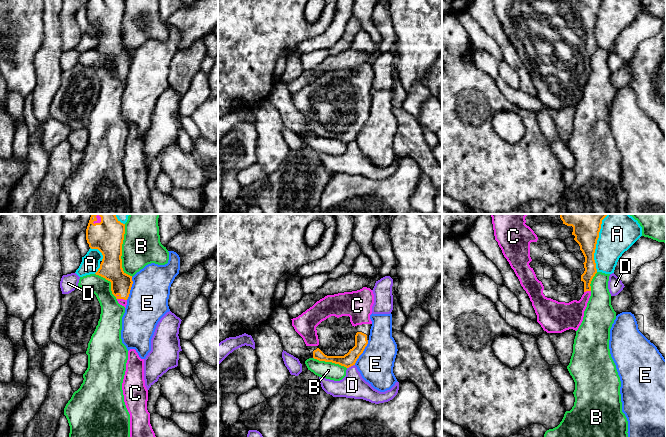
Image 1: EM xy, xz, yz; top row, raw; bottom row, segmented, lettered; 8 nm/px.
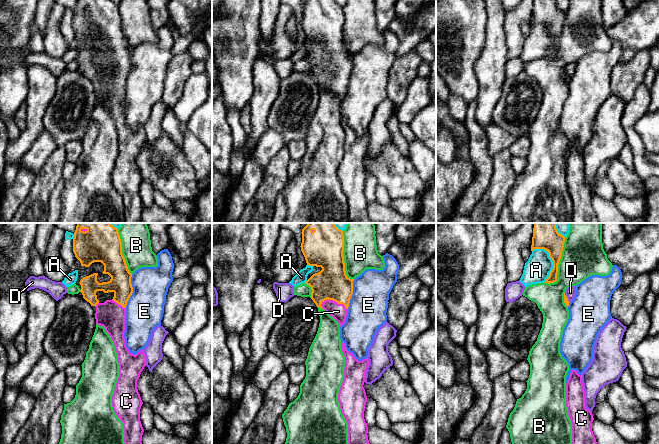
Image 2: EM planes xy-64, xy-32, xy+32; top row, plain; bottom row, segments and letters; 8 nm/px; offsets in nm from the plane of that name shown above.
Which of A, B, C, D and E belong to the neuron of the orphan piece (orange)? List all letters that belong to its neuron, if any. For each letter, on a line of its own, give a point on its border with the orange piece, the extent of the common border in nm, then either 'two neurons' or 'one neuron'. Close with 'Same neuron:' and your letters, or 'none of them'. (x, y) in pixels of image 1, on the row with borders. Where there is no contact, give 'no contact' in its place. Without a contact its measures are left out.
A: yz (596, 243) | 480 nm | two neurons
B: xy (121, 252) | 420 nm | two neurons
C: yz (587, 290) | 60 nm | one neuron
D: xz (350, 366) | 70 nm | two neurons
E: xz (362, 352) | 240 nm | two neurons
Same neuron: C

